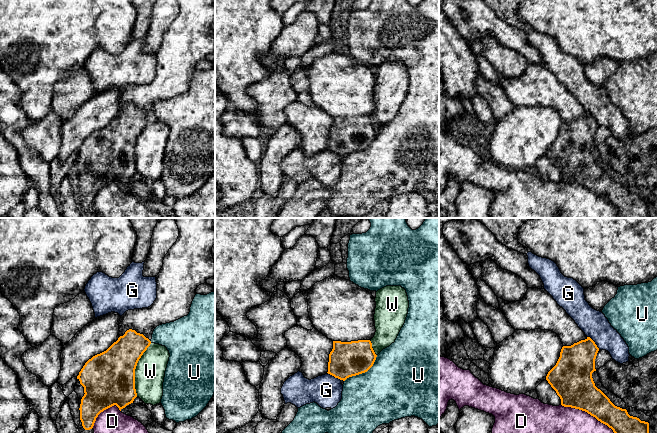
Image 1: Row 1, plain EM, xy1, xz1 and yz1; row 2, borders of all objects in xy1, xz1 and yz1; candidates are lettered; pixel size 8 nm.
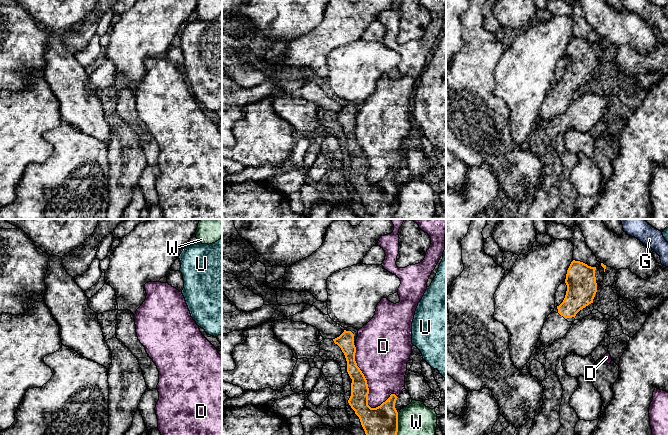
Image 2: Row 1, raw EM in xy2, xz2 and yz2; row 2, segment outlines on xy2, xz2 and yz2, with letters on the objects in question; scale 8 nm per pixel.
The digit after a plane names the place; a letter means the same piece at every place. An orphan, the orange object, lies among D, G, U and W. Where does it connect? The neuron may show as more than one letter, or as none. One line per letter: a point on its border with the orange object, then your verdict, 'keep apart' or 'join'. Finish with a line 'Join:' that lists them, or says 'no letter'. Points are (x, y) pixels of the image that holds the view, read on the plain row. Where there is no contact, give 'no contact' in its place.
D: xz2 (368, 166) | keep apart
G: yz1 (594, 118) | keep apart
U: xz1 (363, 148) | keep apart
W: xy1 (134, 146) | keep apart
Join: no letter

